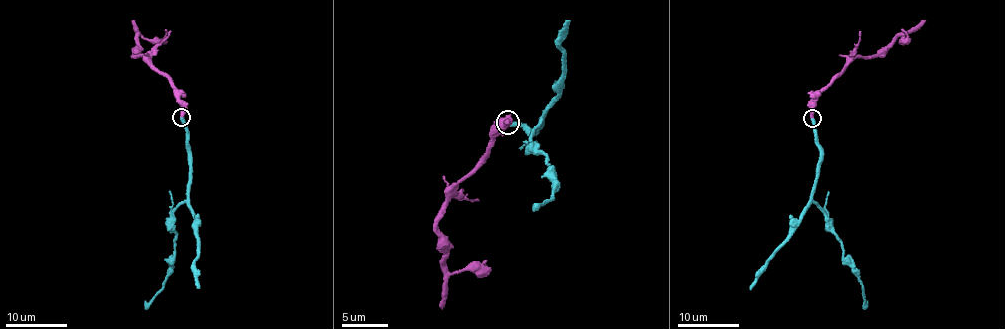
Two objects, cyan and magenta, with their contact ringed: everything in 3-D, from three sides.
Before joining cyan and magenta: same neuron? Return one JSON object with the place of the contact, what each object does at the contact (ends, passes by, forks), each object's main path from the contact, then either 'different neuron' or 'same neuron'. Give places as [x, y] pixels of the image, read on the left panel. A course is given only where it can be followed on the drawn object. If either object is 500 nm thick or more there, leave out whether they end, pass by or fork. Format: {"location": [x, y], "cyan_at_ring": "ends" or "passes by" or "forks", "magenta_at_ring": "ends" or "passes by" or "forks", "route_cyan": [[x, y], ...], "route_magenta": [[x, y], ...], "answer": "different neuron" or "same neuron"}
{"location": [181, 117], "cyan_at_ring": "ends", "magenta_at_ring": "ends", "route_cyan": [[181, 117], [190, 153], [187, 199], [174, 213], [176, 234], [171, 273], [166, 278], [163, 289], [146, 309]], "route_magenta": [[181, 116], [181, 100], [172, 82], [143, 56], [132, 55], [139, 34], [146, 39], [162, 39], [165, 30]], "answer": "same neuron"}

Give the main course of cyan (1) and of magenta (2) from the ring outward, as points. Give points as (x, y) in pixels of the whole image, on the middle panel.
1: (507, 121), (534, 130), (540, 129), (543, 119), (531, 140), (545, 153), (558, 184), (554, 198), (536, 206)
2: (506, 122), (501, 124), (488, 155), (446, 200), (436, 235), (447, 270), (488, 268), (484, 264)

